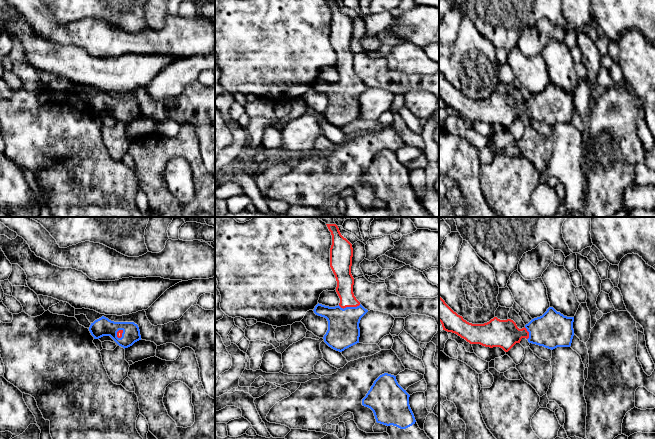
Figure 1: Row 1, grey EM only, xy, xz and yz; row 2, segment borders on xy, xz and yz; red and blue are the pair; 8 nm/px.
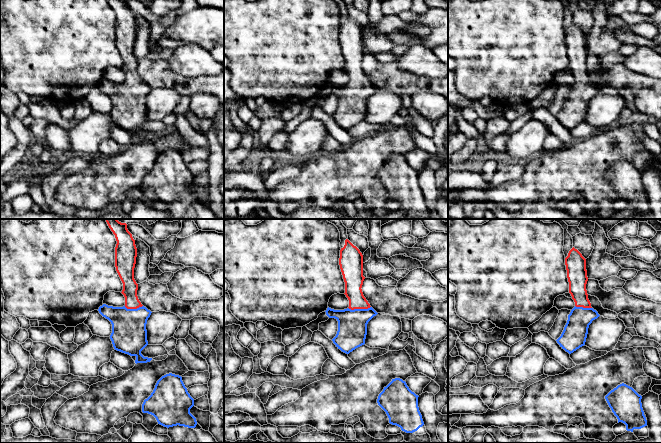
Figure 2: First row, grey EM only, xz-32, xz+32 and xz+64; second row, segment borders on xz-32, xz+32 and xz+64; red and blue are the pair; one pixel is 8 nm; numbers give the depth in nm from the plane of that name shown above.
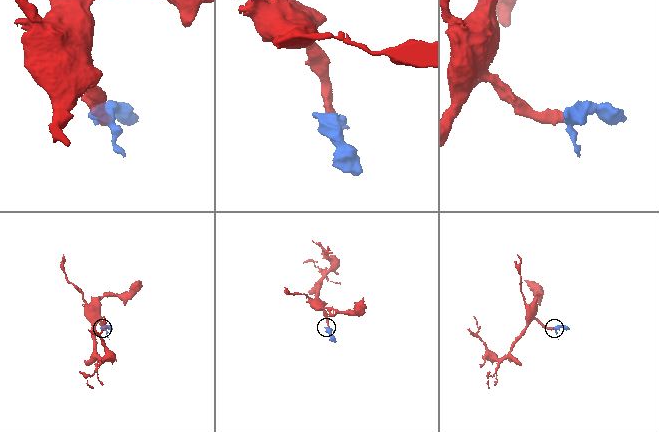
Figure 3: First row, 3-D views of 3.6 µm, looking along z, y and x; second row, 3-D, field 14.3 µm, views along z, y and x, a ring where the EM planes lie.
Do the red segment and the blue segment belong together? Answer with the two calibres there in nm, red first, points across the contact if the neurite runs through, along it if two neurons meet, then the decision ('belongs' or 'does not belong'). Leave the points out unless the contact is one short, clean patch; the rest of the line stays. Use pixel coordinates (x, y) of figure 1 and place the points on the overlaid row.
140/260 nm | across xz (345, 281), (345, 294), (349, 306), (343, 331) | belongs

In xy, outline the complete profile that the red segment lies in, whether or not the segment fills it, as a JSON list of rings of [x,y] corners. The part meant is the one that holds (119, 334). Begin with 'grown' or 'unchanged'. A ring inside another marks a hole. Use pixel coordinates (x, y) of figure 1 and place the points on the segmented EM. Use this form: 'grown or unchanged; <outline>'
grown; [[[104,316],[91,323],[89,331],[94,339],[110,336],[124,349],[141,340],[139,327],[134,322],[114,322]]]

